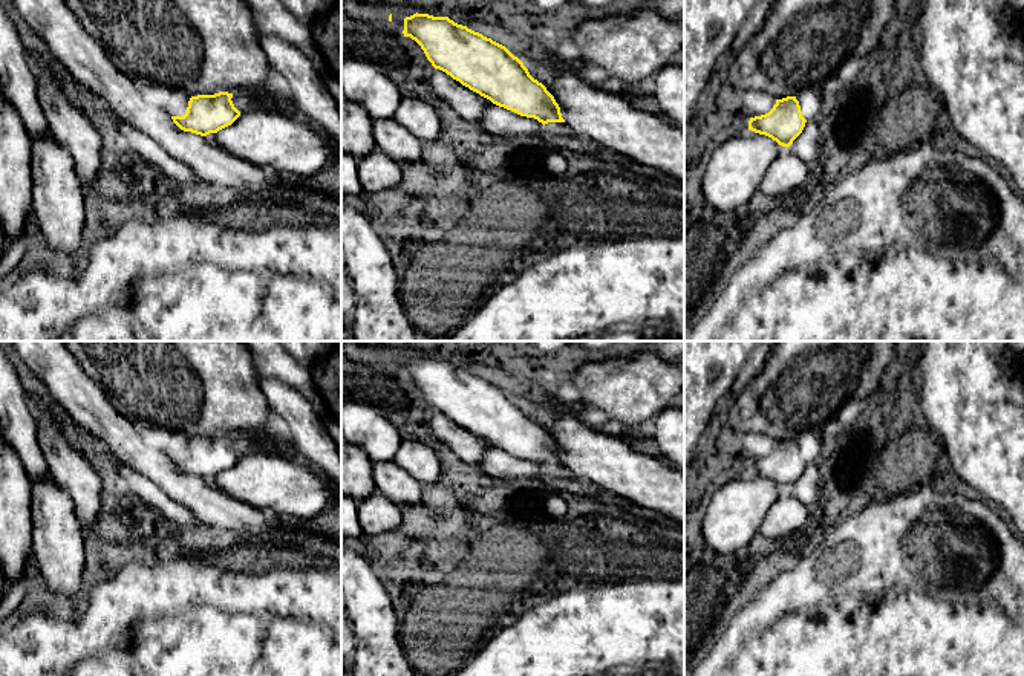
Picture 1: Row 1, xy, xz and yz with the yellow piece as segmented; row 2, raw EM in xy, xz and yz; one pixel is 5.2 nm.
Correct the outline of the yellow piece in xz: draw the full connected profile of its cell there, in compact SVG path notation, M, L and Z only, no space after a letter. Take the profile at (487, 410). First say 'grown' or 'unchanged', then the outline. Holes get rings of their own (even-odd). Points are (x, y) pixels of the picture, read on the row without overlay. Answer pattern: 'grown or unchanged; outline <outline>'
unchanged; outline M413 356L404 361L404 379L415 382L435 411L520 459L543 468L565 465L546 430L505 388L448 359Z

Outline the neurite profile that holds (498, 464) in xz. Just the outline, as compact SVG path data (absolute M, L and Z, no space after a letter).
M490 447L476 466L499 482L517 480L530 483L545 471L537 462L520 459L496 447Z

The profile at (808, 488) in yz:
M813 462L805 465L802 476L790 488L791 496L816 512L822 503L822 492L828 488L825 470Z

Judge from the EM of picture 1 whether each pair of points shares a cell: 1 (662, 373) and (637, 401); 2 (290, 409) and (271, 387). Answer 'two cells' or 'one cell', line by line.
1: one cell
2: one cell

